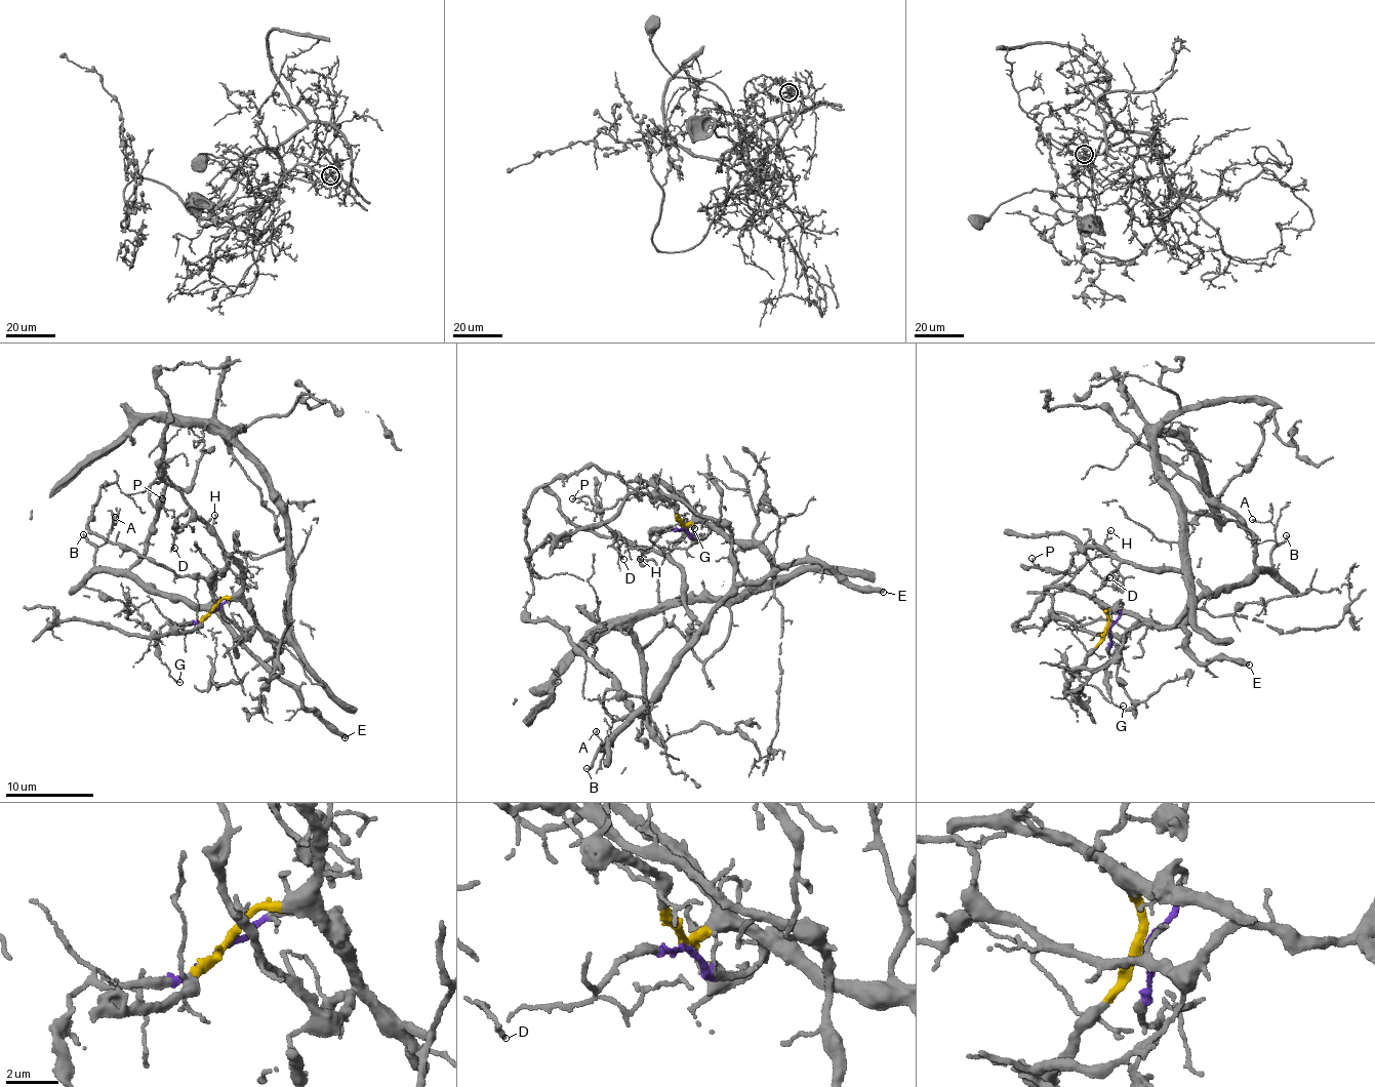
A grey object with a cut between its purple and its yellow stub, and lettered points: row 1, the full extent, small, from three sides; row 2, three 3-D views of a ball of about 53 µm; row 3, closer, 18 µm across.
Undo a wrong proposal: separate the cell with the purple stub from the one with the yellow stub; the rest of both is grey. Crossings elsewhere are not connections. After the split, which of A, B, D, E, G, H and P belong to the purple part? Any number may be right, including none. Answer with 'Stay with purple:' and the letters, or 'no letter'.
Stay with purple: A, B, D, E, G, H, P

